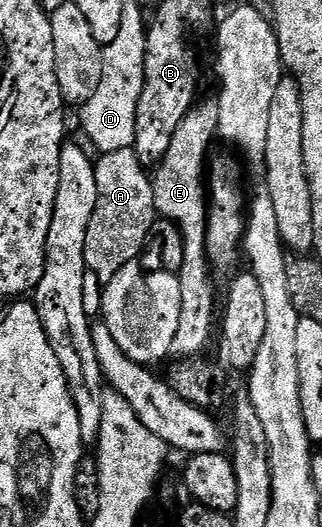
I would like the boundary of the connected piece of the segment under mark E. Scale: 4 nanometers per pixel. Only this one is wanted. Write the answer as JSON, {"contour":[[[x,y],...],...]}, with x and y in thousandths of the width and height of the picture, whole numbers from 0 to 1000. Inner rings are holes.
{"contour":[[[624,188],[599,201],[565,239],[540,247],[540,264],[528,285],[481,313],[469,336],[478,361],[478,391],[506,416],[525,417],[553,433],[575,467],[559,516],[565,550],[565,603],[556,605],[553,628],[540,634],[534,676],[550,685],[618,677],[643,657],[646,643],[661,643],[665,624],[677,615],[677,577],[671,584],[671,546],[658,541],[665,510],[646,497],[646,376],[640,370],[640,313],[649,309],[646,287],[658,271],[674,271],[683,241],[677,239],[680,188]],[[637,309],[637,311],[634,311]],[[484,326],[484,334],[481,334]],[[661,620],[661,622],[658,622]]]}

